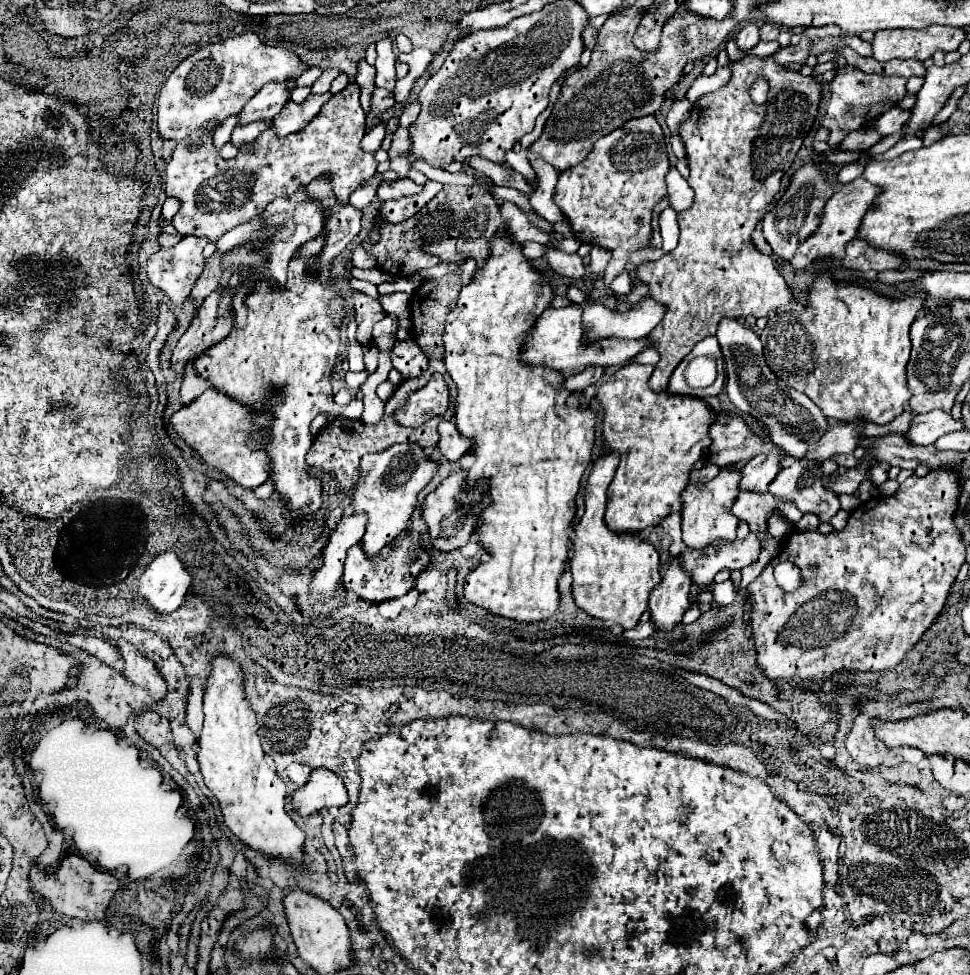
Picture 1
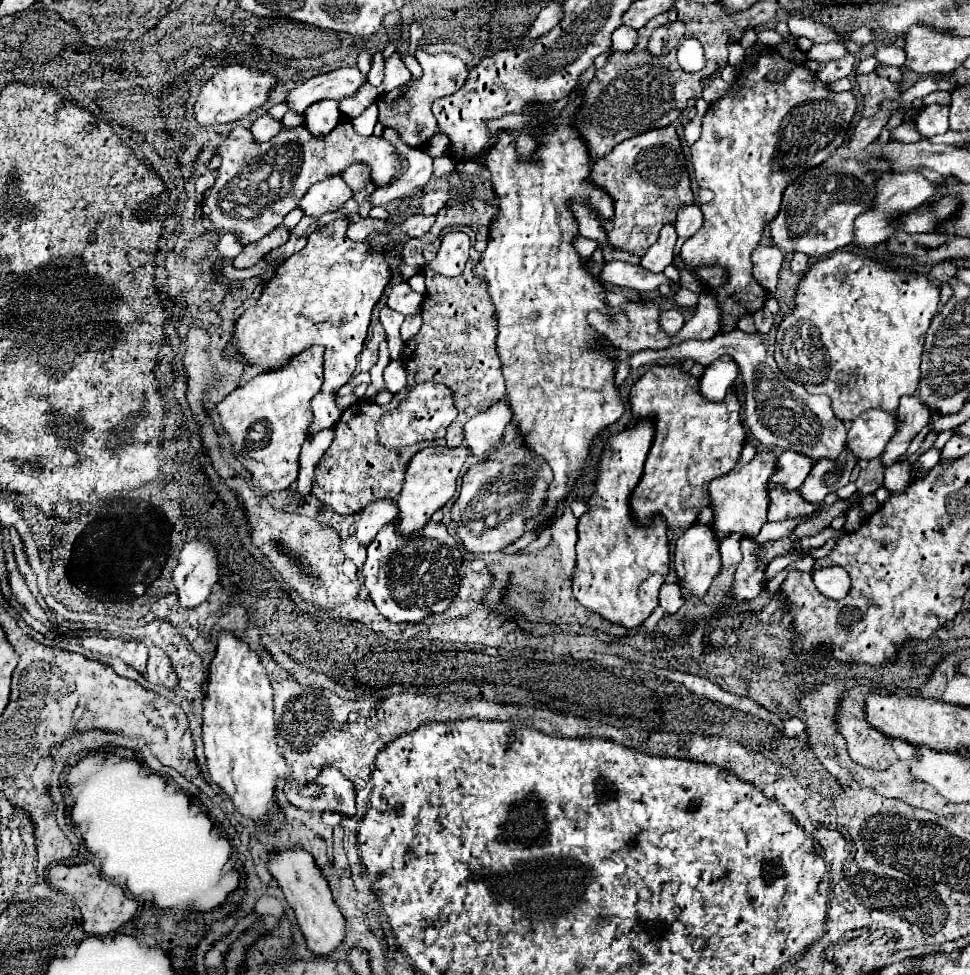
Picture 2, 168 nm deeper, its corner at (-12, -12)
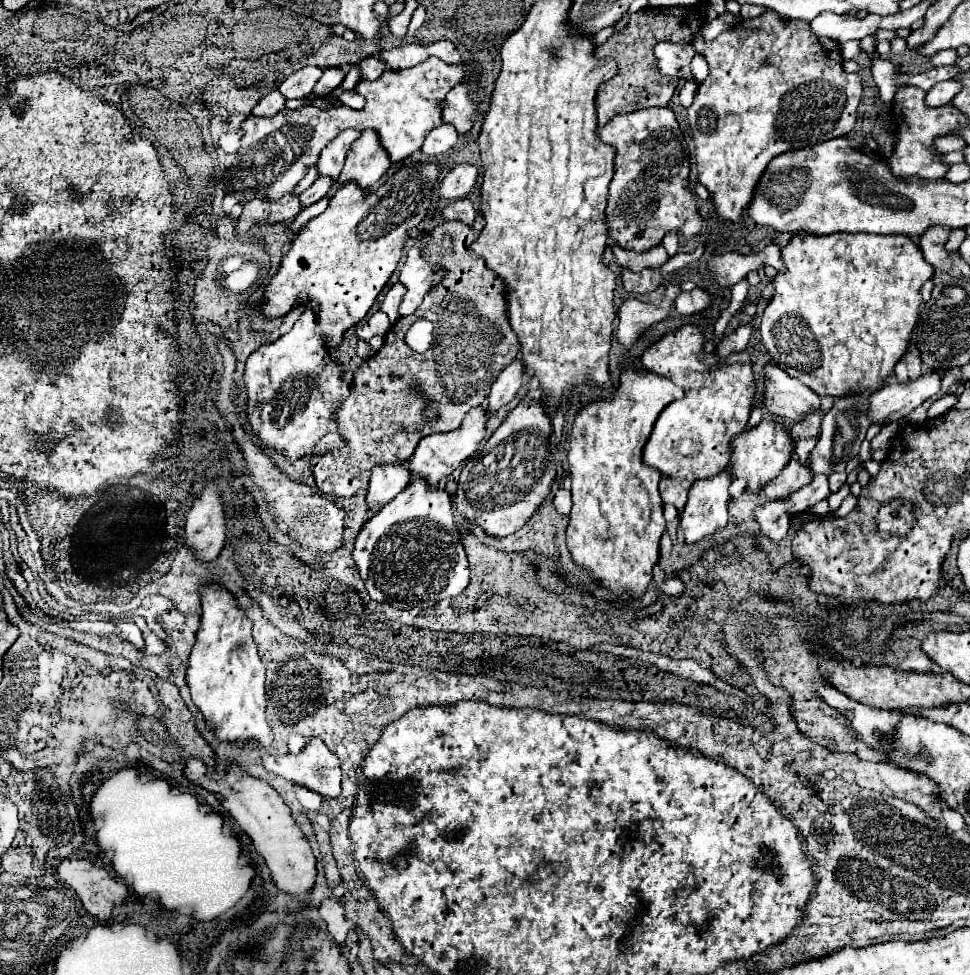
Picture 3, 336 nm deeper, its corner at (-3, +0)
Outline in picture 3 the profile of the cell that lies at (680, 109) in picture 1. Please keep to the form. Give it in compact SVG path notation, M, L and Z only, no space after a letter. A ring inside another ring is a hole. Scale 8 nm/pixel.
M695 80L686 81L683 84L683 87L679 91L678 95L680 104L683 107L688 108L692 105L697 89L698 89L698 84L695 83Z

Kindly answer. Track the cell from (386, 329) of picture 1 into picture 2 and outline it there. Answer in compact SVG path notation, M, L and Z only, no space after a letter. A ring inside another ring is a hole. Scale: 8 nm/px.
M418 311L414 315L408 315L404 319L404 323L402 323L402 329L400 329L402 341L408 341L412 335L416 335L418 329L420 329L420 325L422 325L422 311Z

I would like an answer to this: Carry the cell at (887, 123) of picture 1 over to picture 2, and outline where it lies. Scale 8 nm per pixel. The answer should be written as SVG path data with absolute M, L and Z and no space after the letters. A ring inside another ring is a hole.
M928 105L922 115L916 119L916 127L924 137L934 137L942 135L948 131L948 105Z

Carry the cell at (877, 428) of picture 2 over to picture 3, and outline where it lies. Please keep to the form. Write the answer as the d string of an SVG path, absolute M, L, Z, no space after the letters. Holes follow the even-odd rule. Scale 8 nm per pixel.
M925 371L919 379L905 385L885 385L869 395L867 417L871 425L889 425L905 419L915 407L925 403L941 387L941 373Z

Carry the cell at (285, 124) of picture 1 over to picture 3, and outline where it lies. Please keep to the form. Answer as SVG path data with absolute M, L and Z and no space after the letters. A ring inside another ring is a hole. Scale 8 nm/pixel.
M339 67L327 69L327 71L323 73L323 77L321 77L321 81L315 85L313 93L315 93L317 97L327 95L329 91L333 91L333 89L343 81L343 77L345 77L345 71L343 71L343 69L339 69Z

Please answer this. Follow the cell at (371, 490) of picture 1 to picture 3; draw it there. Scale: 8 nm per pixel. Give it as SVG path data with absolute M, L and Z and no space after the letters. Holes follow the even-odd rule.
M475 407L465 415L459 429L455 429L451 433L433 433L433 435L423 437L419 441L413 457L407 461L411 475L425 479L431 489L437 489L441 479L449 477L463 461L473 457L473 453L477 451L477 445L481 443L481 439L485 435L485 423L487 423L487 415L485 415L483 407Z

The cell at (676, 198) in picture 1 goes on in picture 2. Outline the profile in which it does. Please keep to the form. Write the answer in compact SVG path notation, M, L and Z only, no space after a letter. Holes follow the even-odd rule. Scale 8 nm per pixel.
M692 203L692 205L680 207L680 213L678 213L678 219L676 219L676 233L678 233L678 241L676 241L676 247L674 247L676 255L680 255L680 247L682 247L684 239L690 239L700 227L702 227L700 205Z

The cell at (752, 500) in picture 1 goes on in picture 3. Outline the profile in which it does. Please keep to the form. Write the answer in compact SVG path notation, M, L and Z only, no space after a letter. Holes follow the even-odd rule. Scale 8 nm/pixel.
M795 455L791 457L791 461L787 463L787 467L773 479L773 483L769 483L767 487L763 487L765 495L769 499L779 499L779 497L787 497L795 491L799 491L801 487L809 485L813 479L811 471L807 471L805 465L799 463L799 459L795 459Z

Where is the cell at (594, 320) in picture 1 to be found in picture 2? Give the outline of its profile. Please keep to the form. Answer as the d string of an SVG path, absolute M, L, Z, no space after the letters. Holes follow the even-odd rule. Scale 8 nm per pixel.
M672 309L672 311L662 311L660 315L660 327L668 333L668 335L676 335L682 325L686 323L686 311L682 309Z

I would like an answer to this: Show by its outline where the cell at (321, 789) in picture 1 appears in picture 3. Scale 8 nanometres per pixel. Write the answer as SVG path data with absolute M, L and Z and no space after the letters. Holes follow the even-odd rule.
M311 739L307 743L307 747L299 753L299 755L265 755L263 757L263 767L269 773L275 773L283 779L287 779L293 785L301 785L307 787L323 797L339 797L341 795L341 767L339 767L339 759L335 753L331 753L327 749L327 745L321 739Z

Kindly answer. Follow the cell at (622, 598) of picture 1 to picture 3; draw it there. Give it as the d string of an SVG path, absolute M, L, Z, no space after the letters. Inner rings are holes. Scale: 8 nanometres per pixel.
M625 367L617 393L609 401L591 403L581 409L573 423L567 455L573 495L573 509L567 527L567 549L577 567L621 599L641 599L645 595L653 577L651 571L659 559L659 539L667 525L657 491L661 475L659 471L643 465L641 455L661 409L679 397L683 397L683 389L673 385L667 377L637 367Z

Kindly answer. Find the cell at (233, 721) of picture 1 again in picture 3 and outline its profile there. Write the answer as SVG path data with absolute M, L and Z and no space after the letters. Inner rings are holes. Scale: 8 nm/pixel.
M215 583L203 587L201 625L189 657L187 685L195 707L203 713L205 725L211 727L219 741L237 747L253 741L259 747L269 749L273 745L273 733L265 719L265 665L257 655L251 627L251 621L237 607L229 591Z

